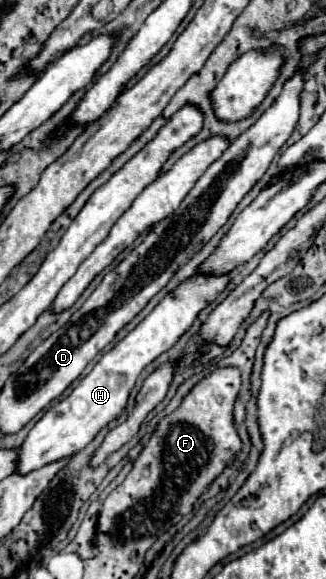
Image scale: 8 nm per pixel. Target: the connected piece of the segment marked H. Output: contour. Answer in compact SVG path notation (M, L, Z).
M192 275L182 285L178 285L174 291L170 291L158 303L158 307L138 323L138 327L134 331L130 331L108 353L102 355L102 359L72 389L72 393L68 397L64 397L62 401L52 405L42 415L42 419L30 429L30 433L24 439L24 443L20 445L20 451L16 457L16 473L26 475L52 461L70 457L76 451L84 449L104 425L108 425L112 419L116 419L124 411L130 389L134 387L142 369L150 361L154 361L160 353L168 351L180 339L180 335L190 329L198 311L202 307L206 307L210 301L214 301L216 295L226 287L228 281L230 281L230 277L218 277L218 281L194 281L194 275Z

